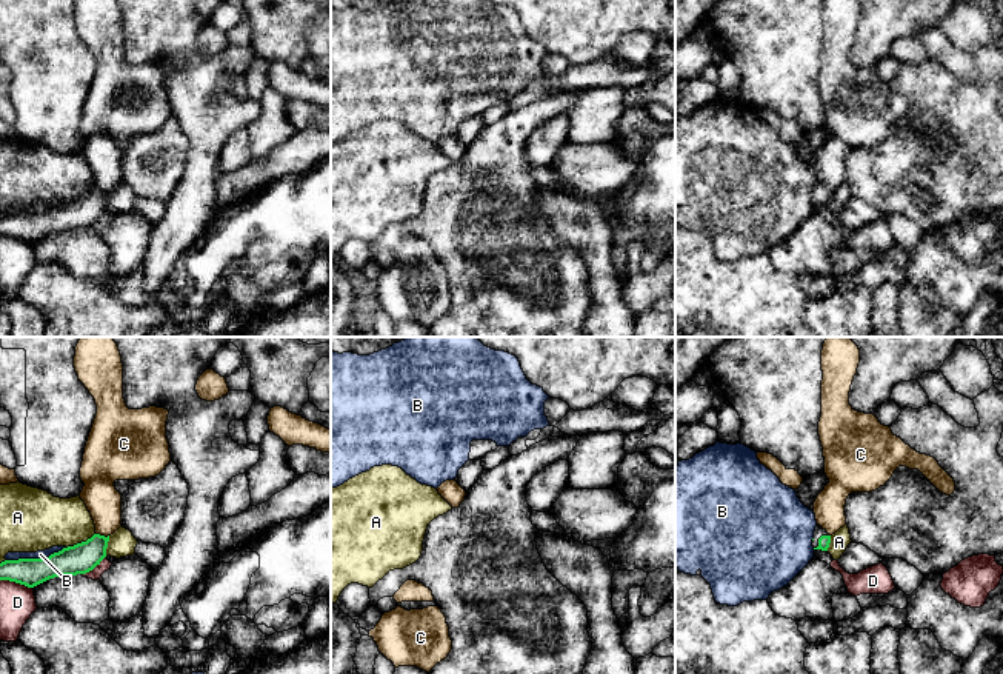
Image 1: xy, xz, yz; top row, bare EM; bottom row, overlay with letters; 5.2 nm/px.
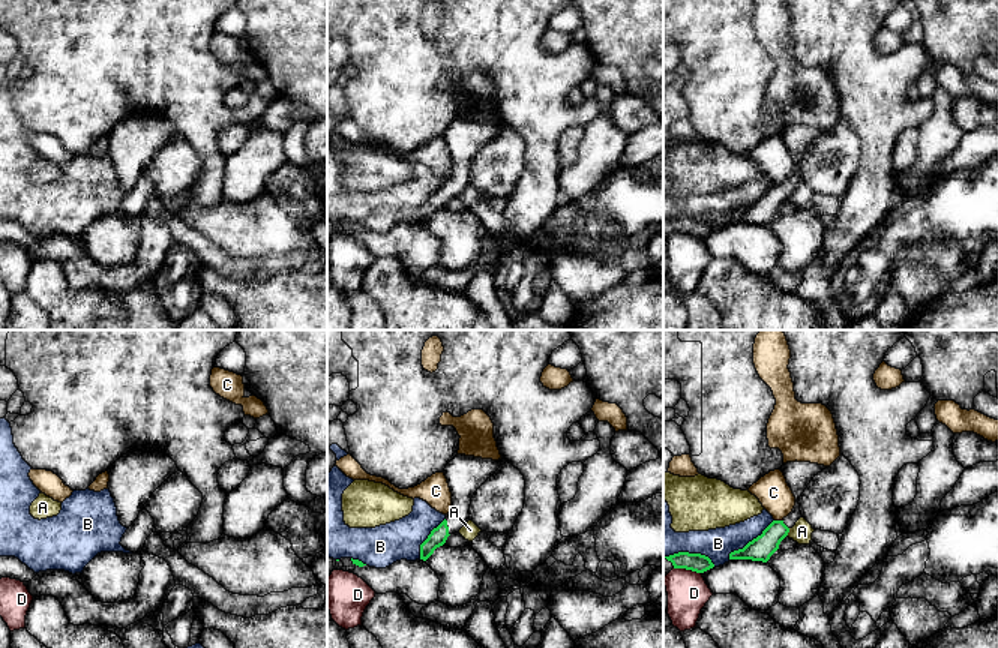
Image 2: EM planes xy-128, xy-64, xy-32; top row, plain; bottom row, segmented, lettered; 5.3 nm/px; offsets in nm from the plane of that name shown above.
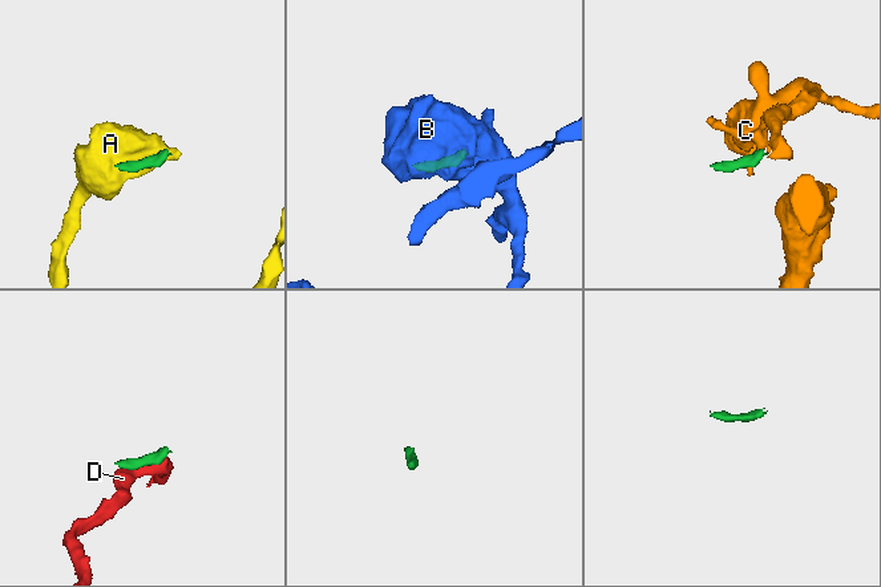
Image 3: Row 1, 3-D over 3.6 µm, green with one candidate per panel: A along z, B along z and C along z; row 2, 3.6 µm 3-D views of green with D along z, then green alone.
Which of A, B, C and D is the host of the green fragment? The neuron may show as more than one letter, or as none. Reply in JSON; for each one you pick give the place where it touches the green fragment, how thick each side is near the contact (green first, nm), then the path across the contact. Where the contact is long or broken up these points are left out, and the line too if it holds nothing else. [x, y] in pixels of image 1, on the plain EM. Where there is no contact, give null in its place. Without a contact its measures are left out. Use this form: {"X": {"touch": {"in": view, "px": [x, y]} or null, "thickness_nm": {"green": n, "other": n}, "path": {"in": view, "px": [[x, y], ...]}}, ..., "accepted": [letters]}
{"accepted": []}

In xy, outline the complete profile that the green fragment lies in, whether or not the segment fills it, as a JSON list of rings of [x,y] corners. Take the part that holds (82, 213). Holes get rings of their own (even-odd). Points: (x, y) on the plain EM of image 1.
[[[94,189],[45,214],[5,215],[0,219],[0,235],[34,243],[54,232],[86,229],[106,212],[108,197],[109,191]]]

